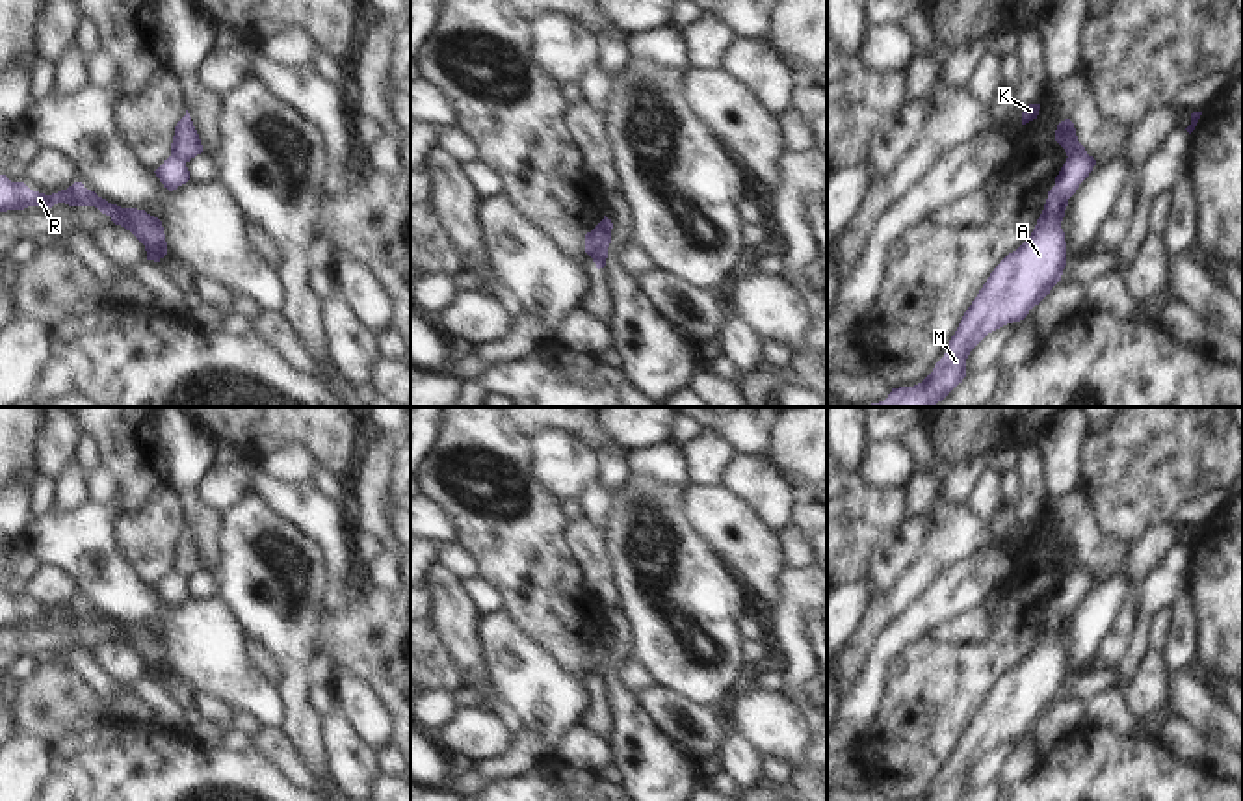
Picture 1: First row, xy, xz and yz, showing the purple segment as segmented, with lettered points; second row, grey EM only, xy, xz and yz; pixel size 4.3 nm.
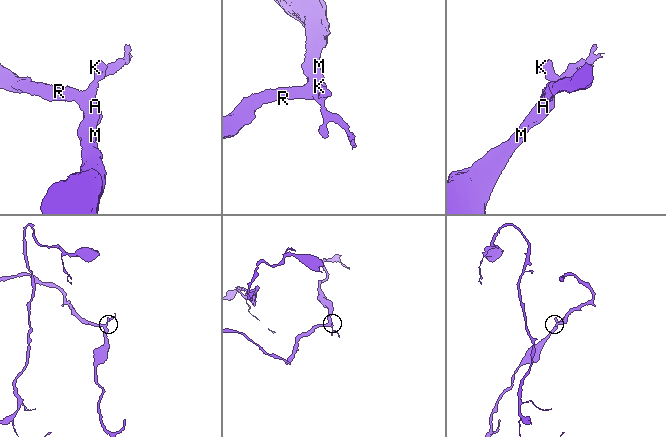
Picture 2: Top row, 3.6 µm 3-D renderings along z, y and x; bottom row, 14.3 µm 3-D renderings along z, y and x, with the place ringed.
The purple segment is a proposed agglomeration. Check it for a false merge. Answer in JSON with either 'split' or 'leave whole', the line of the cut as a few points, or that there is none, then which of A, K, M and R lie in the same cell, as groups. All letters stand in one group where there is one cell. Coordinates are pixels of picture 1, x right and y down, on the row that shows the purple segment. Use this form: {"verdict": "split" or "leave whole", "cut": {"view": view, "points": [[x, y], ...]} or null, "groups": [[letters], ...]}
{"verdict": "split", "cut": {"view": "yz", "points": [[1085, 153], [1069, 158]]}, "groups": [["A", "M", "R"], ["K"]]}

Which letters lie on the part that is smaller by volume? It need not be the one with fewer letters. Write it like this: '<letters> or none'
K

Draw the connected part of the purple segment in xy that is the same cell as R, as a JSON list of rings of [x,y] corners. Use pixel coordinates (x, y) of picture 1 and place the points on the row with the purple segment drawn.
[[[0,175],[0,212],[24,210],[28,206],[52,208],[58,203],[98,208],[102,214],[110,216],[115,225],[130,230],[145,245],[147,260],[160,262],[167,255],[162,221],[145,210],[111,204],[87,190],[82,182],[74,182],[58,193],[45,195],[30,190],[24,182],[11,182],[6,175]]]

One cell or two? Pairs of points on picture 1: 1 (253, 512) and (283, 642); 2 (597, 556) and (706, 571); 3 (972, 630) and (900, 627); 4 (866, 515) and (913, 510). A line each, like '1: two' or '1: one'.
1: one
2: two
3: two
4: two

